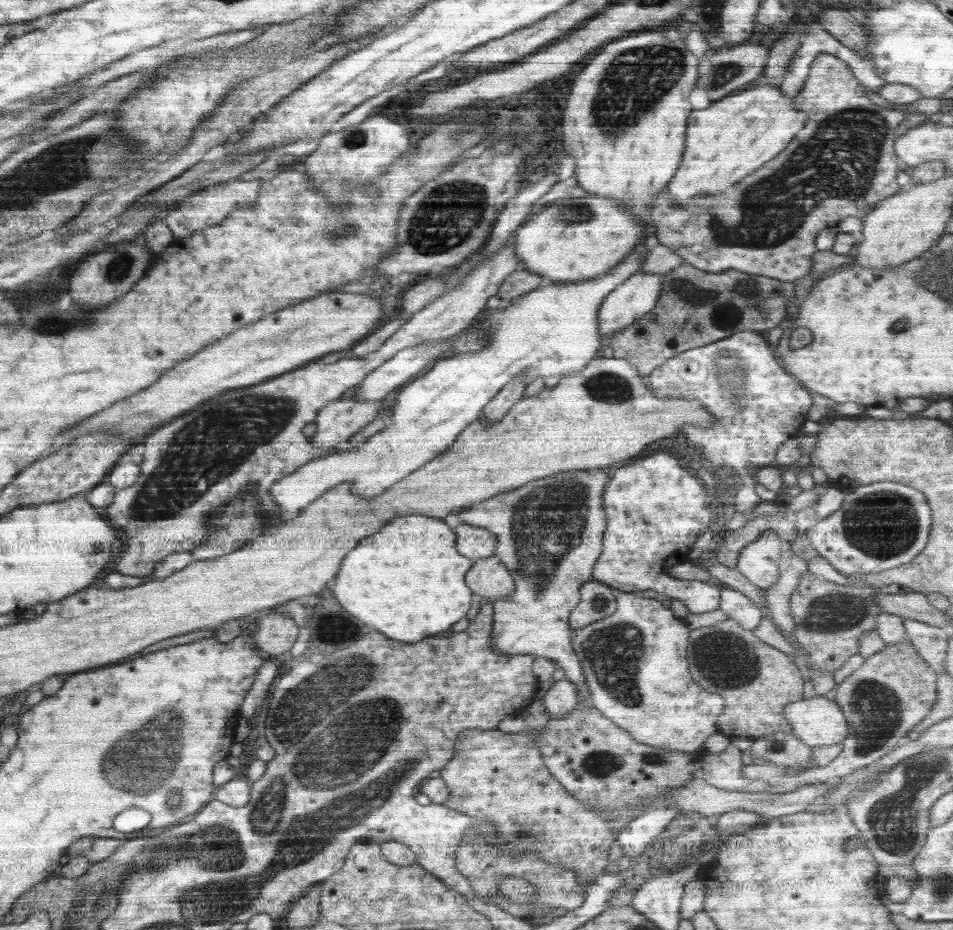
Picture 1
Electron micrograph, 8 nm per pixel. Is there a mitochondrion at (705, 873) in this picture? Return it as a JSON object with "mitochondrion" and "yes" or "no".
{"mitochondrion":"no"}

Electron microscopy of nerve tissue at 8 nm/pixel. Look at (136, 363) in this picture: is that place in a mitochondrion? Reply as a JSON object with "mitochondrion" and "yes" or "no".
{"mitochondrion":"no"}

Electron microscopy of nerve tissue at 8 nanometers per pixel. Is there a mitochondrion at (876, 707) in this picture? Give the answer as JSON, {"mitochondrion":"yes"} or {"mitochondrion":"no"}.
{"mitochondrion":"yes"}

